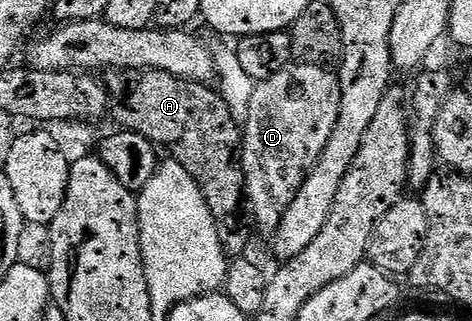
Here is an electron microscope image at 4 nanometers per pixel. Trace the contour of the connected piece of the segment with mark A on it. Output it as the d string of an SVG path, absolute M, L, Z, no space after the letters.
M115 70L106 78L109 79L104 79L103 85L109 91L111 118L113 114L117 126L122 131L138 133L157 148L170 146L173 149L172 161L183 164L183 168L191 172L207 200L207 208L211 208L215 228L219 232L219 244L226 258L234 260L242 257L249 246L249 230L251 234L250 223L240 218L245 202L245 173L241 167L243 130L224 103L221 93L212 85L176 78L162 70Z

